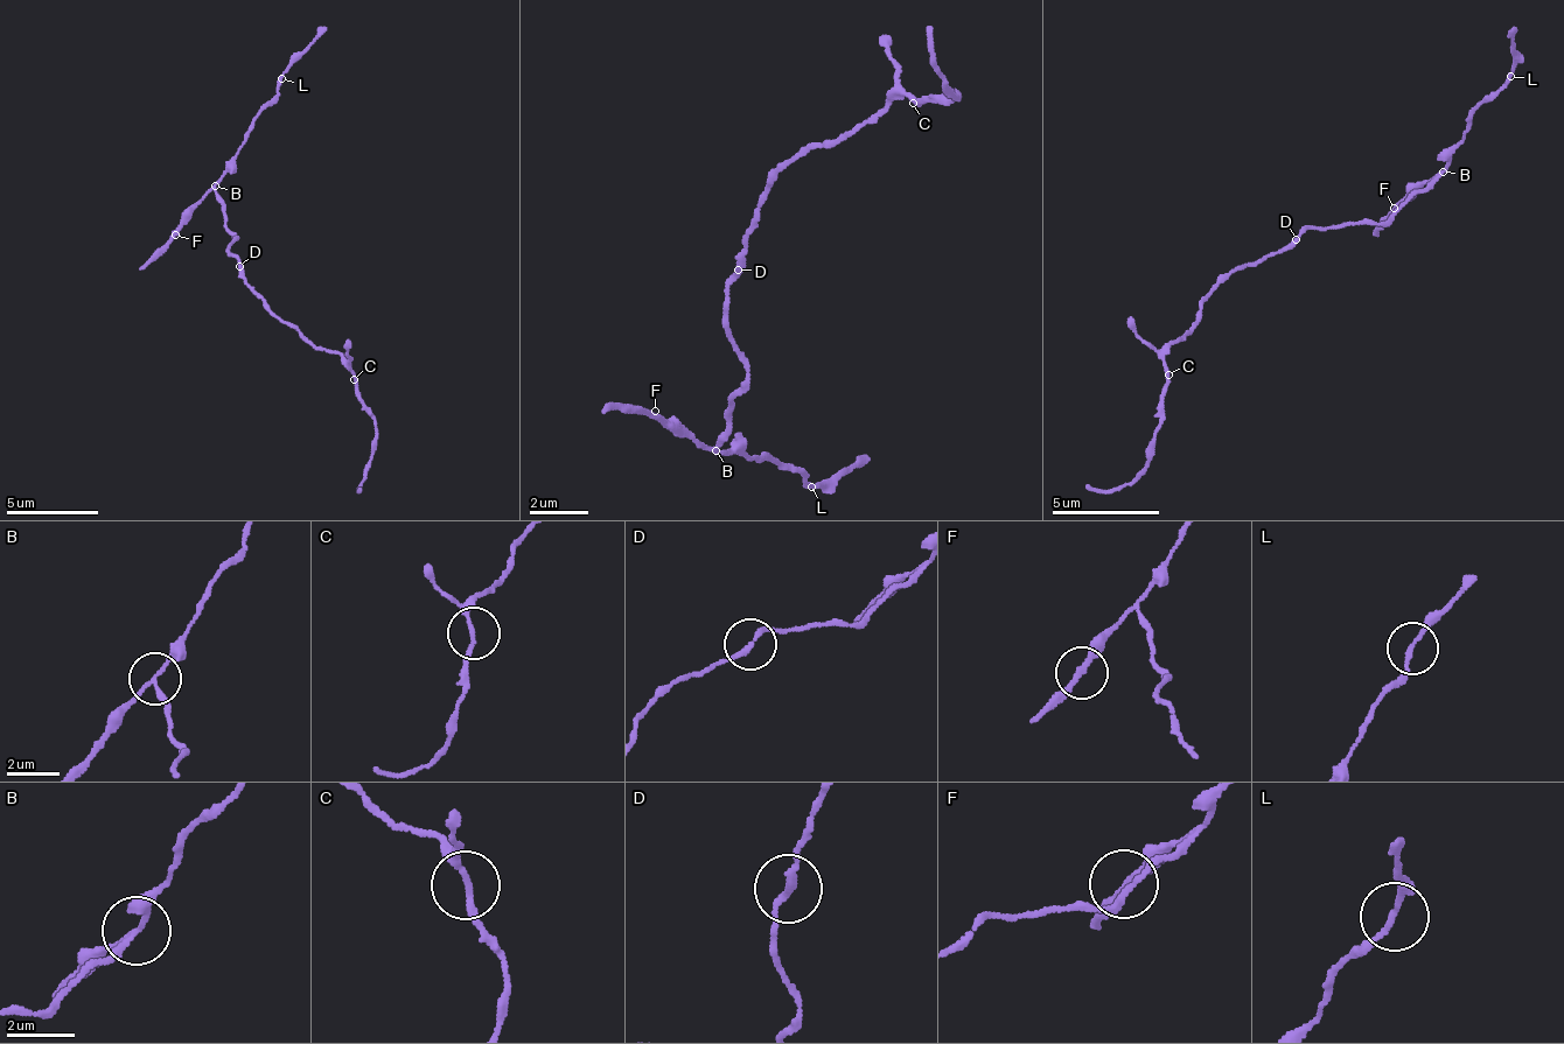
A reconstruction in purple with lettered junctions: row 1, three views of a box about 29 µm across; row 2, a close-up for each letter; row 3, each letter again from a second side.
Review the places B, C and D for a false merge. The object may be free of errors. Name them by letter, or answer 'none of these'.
B

